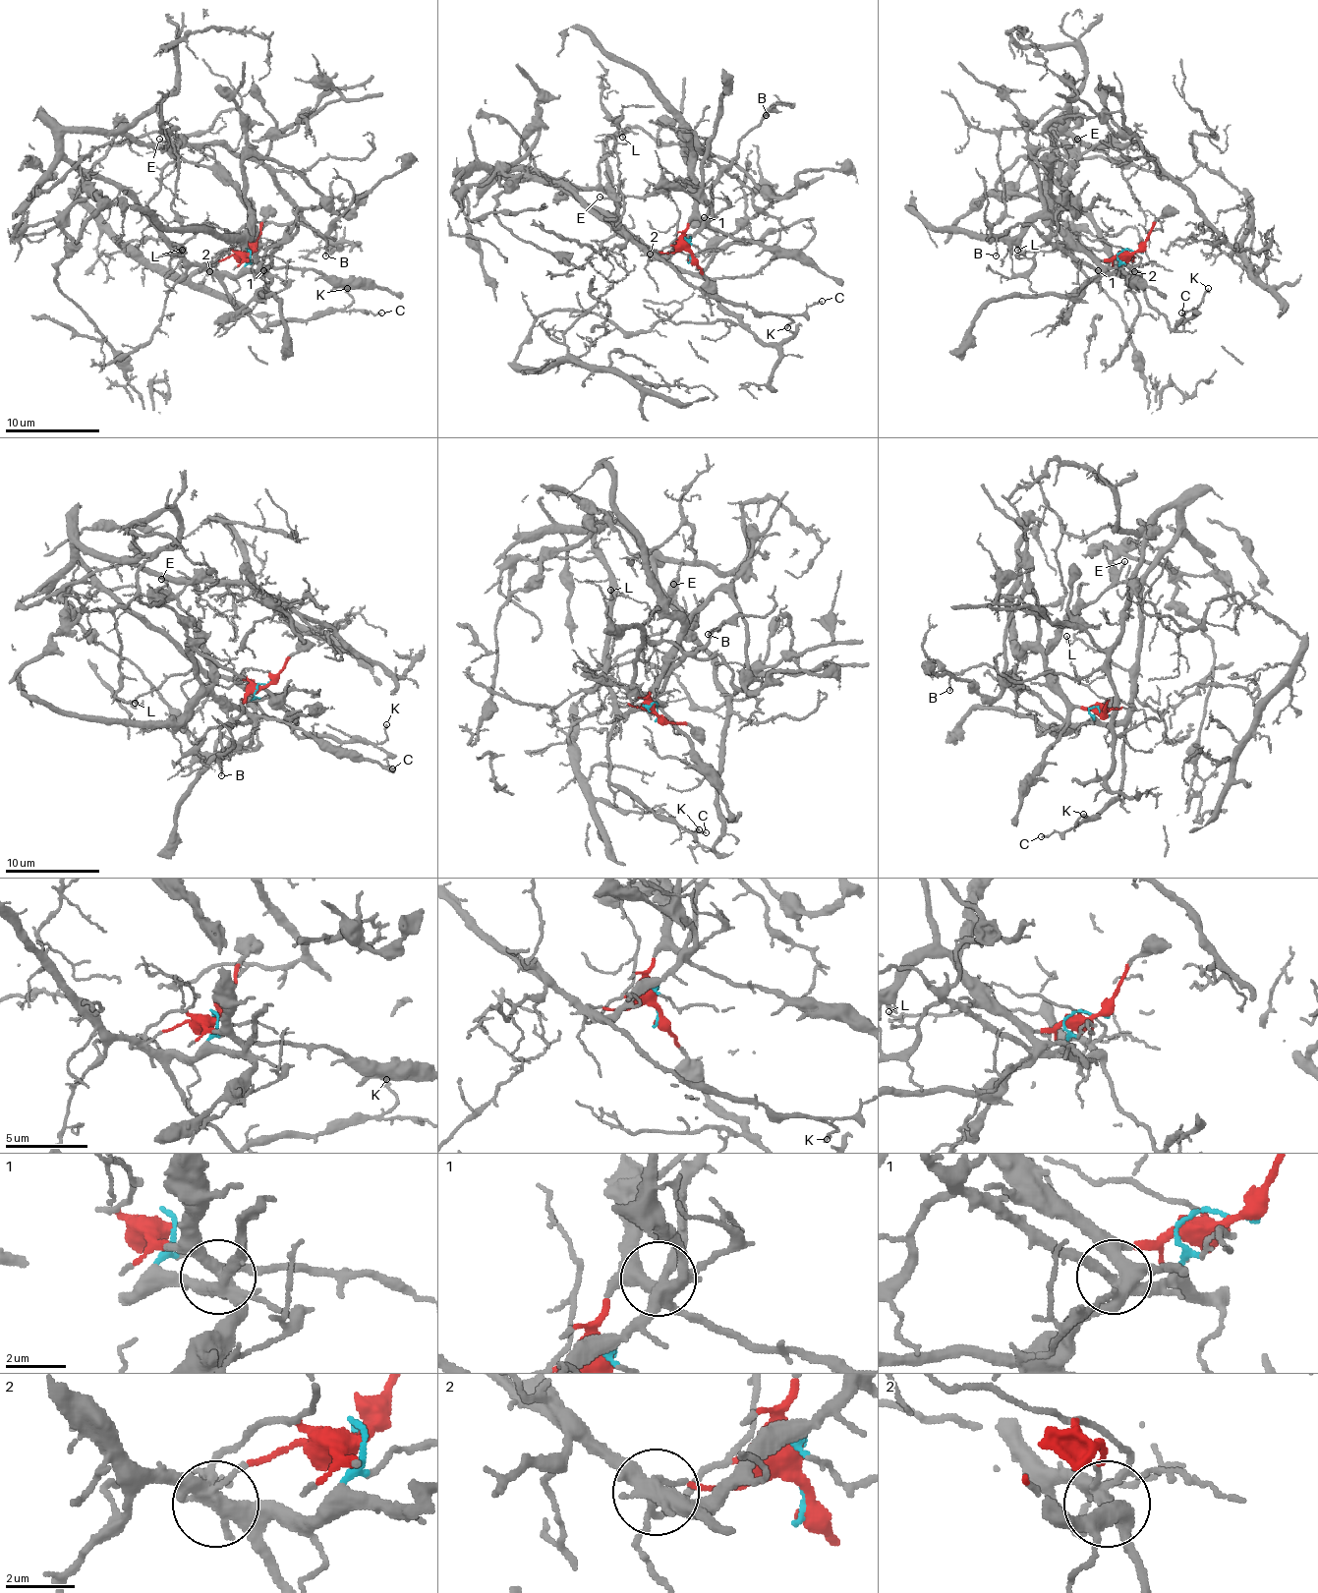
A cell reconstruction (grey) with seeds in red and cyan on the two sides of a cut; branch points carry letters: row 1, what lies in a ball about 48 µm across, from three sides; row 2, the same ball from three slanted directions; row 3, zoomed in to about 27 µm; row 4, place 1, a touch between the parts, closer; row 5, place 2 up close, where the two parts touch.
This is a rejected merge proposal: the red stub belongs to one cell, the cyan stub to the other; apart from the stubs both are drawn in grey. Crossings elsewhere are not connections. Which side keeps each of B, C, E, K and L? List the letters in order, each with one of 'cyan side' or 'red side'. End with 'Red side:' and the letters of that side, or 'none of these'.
B: cyan side
C: cyan side
E: red side
K: cyan side
L: cyan side
Red side: E

